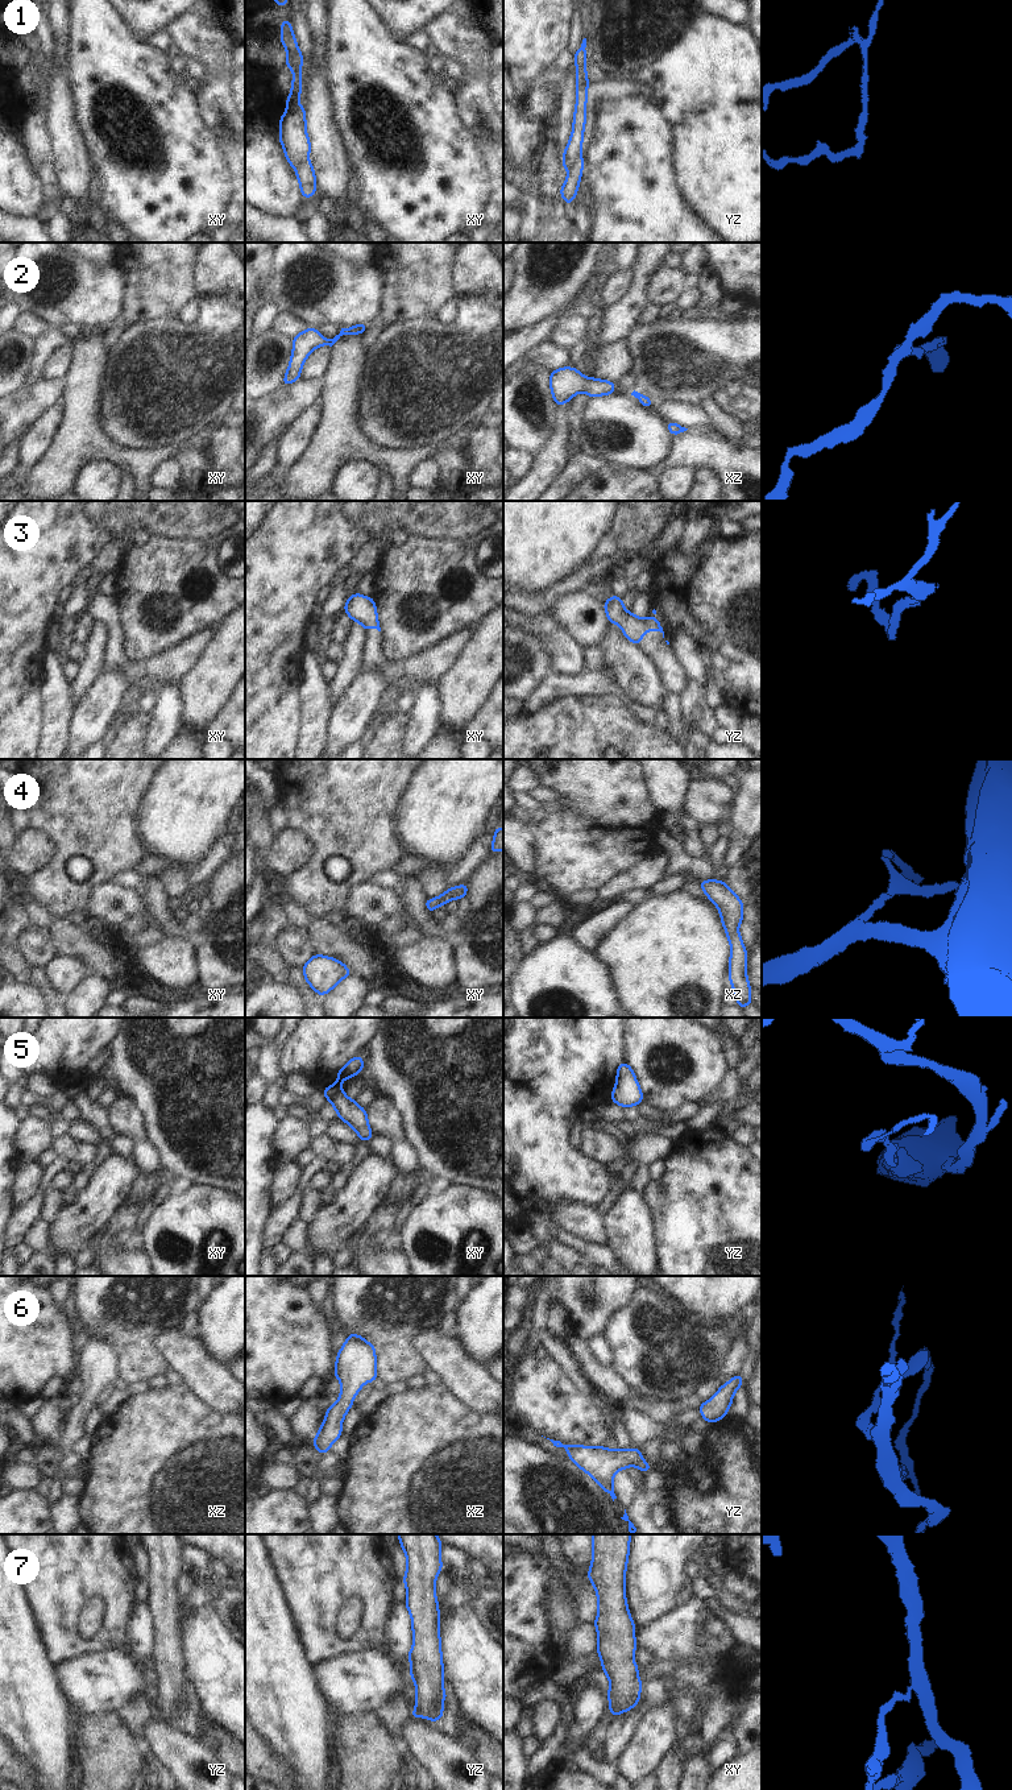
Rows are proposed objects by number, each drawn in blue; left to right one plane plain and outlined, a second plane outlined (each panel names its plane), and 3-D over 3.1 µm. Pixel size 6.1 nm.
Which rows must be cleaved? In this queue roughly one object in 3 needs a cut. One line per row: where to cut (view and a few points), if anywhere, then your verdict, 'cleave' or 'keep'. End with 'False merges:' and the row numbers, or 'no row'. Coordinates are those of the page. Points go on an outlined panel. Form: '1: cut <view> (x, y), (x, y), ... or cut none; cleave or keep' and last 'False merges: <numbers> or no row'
1: cut yz (580, 154), (569, 169); cleave
2: cut none; keep
3: cut none; keep
4: cut none; keep
5: cut xy (341, 1089), (330, 1101); cleave
6: cut none; keep
7: cut xy (610, 1708), (618, 1712); cleave
False merges: 1, 5, 7

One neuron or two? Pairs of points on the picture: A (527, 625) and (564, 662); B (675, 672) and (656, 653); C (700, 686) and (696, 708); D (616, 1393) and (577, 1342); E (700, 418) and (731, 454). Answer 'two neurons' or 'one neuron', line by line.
A: one neuron
B: one neuron
C: one neuron
D: one neuron
E: two neurons

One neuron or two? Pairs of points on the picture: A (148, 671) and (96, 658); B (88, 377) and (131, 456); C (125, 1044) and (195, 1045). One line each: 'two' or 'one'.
A: two
B: one
C: one

